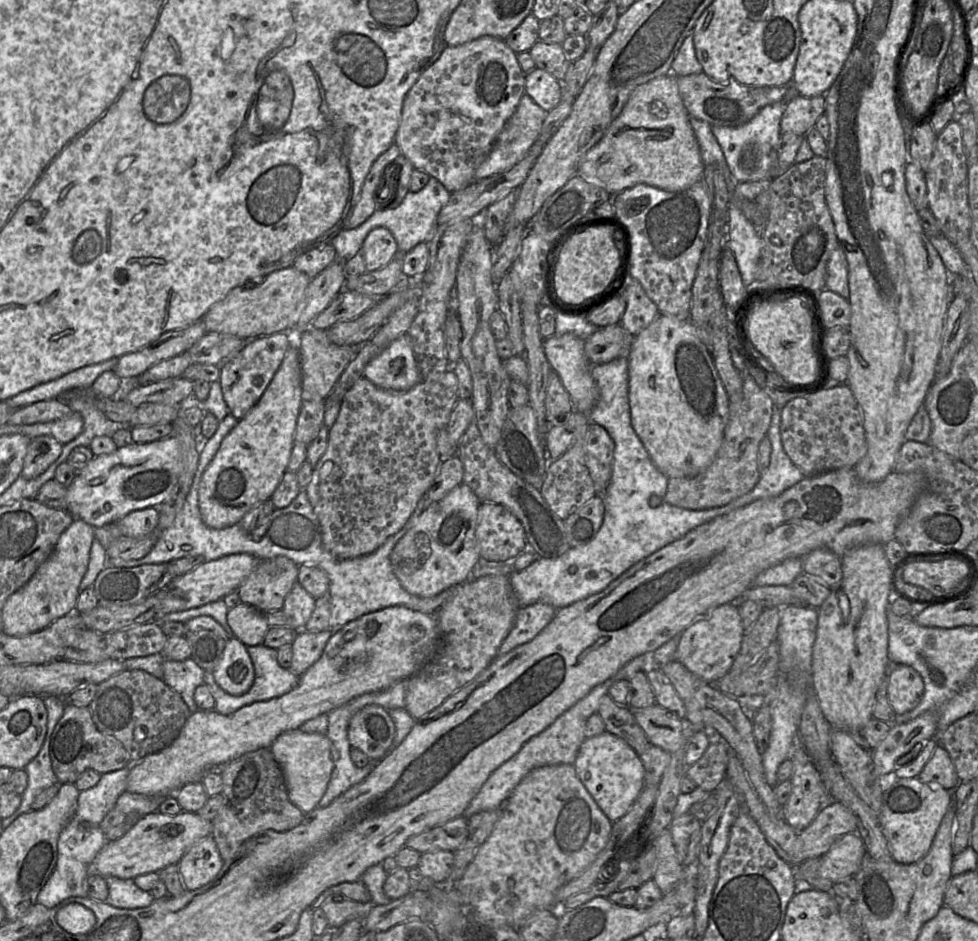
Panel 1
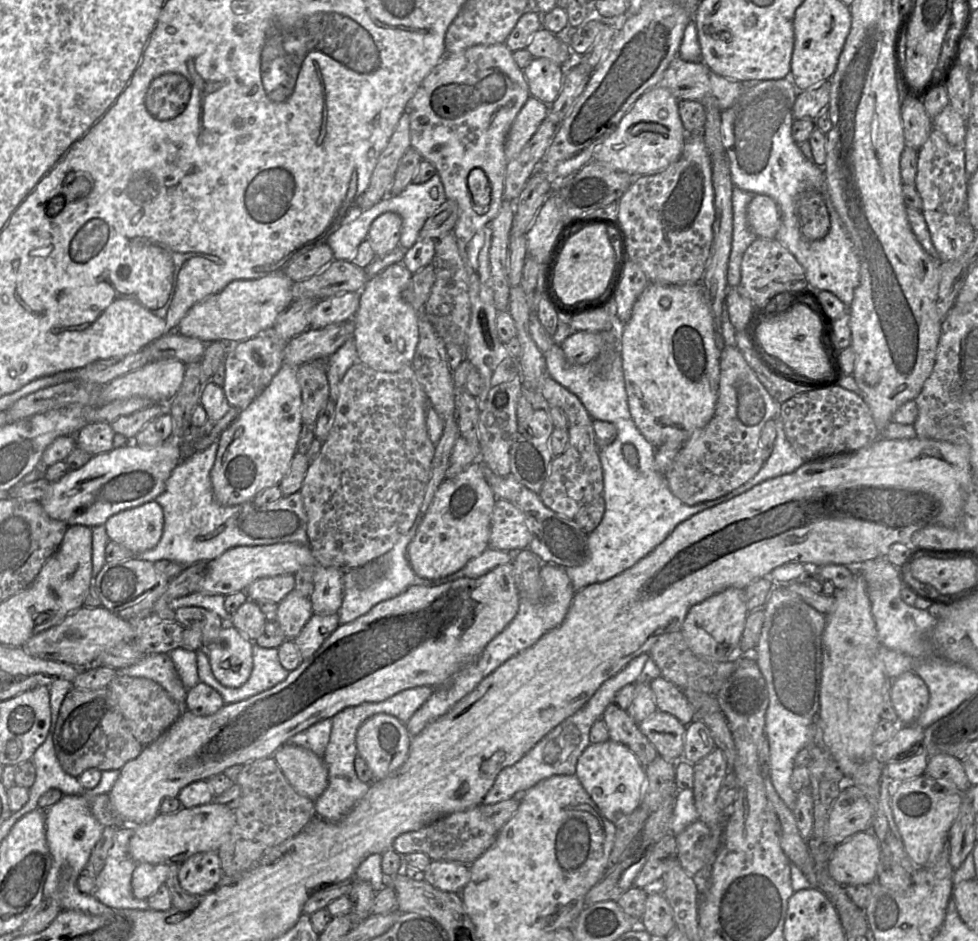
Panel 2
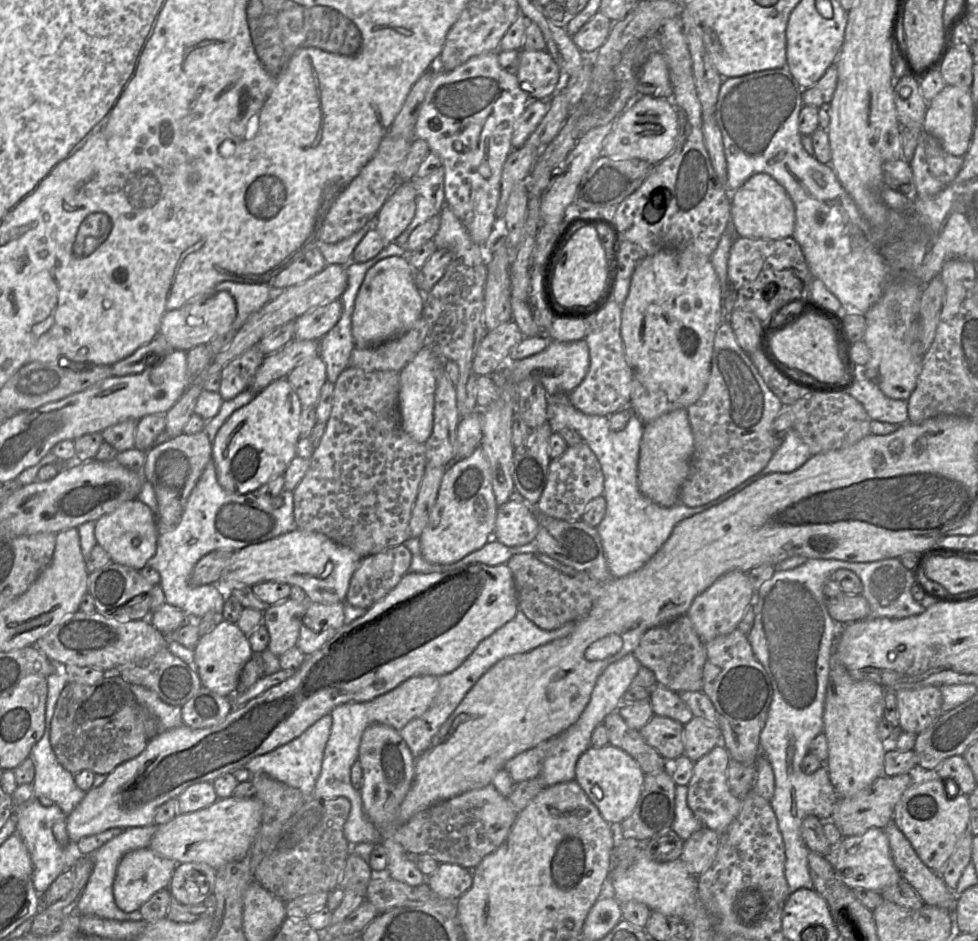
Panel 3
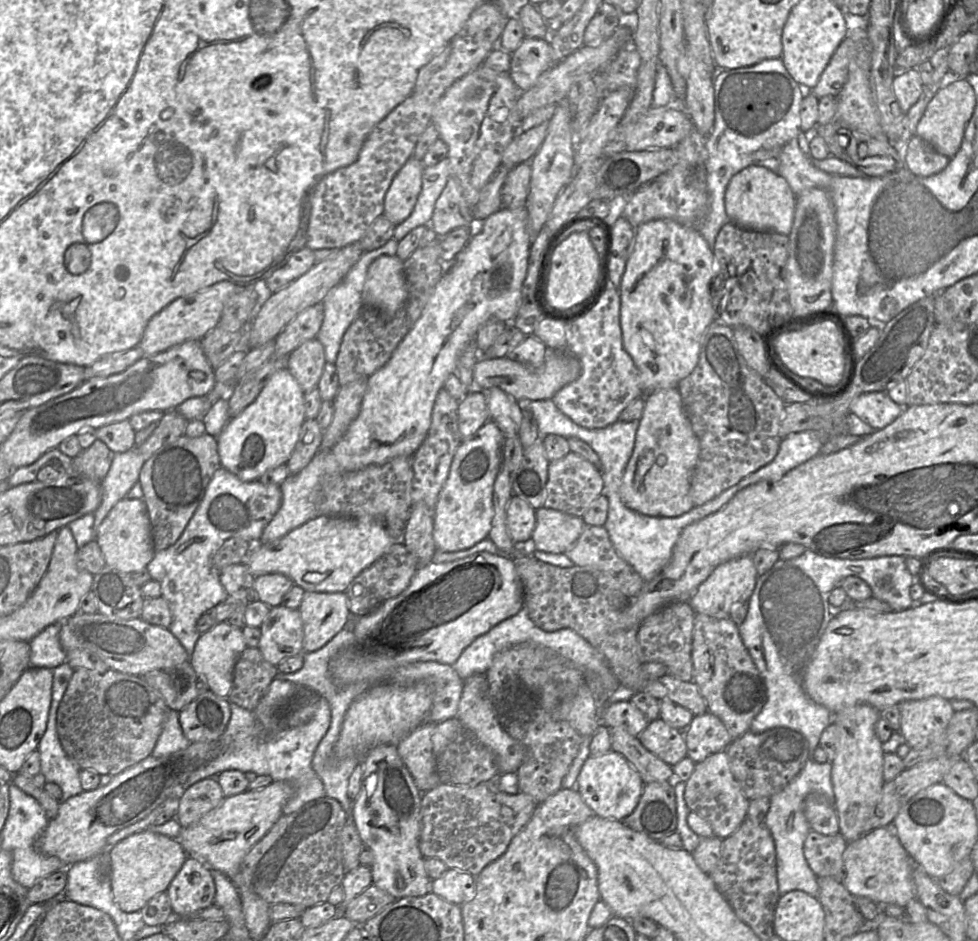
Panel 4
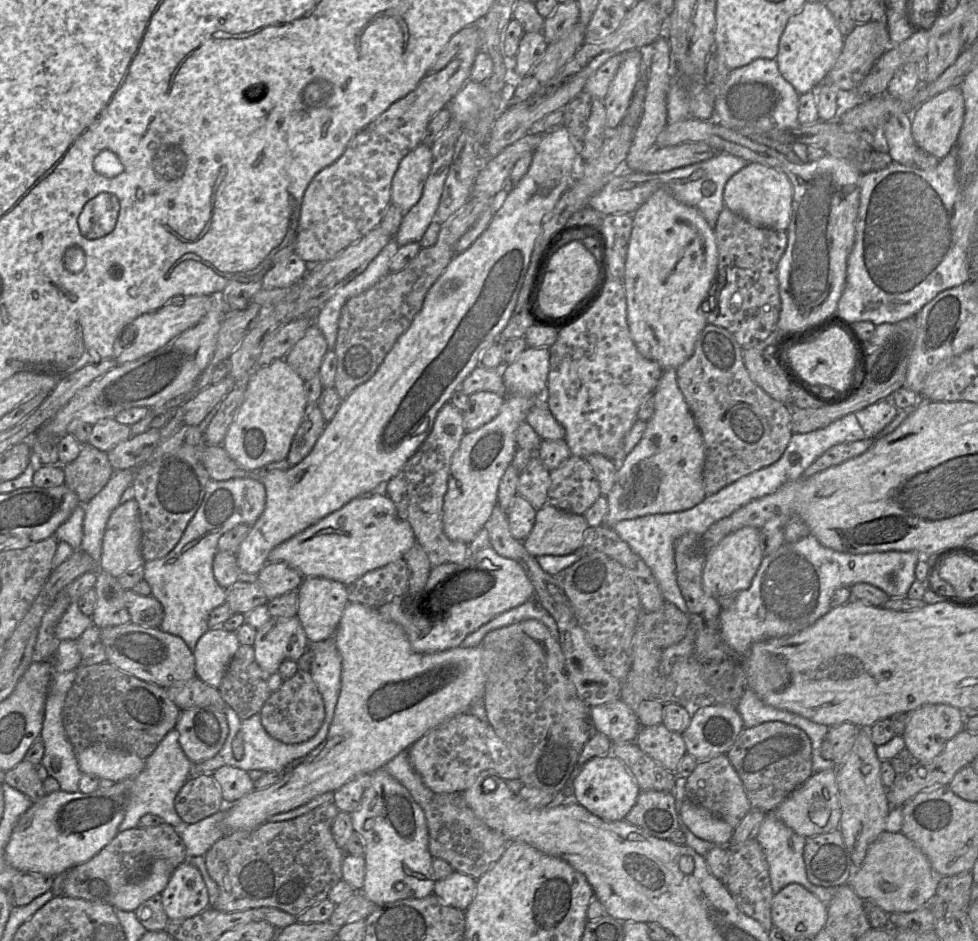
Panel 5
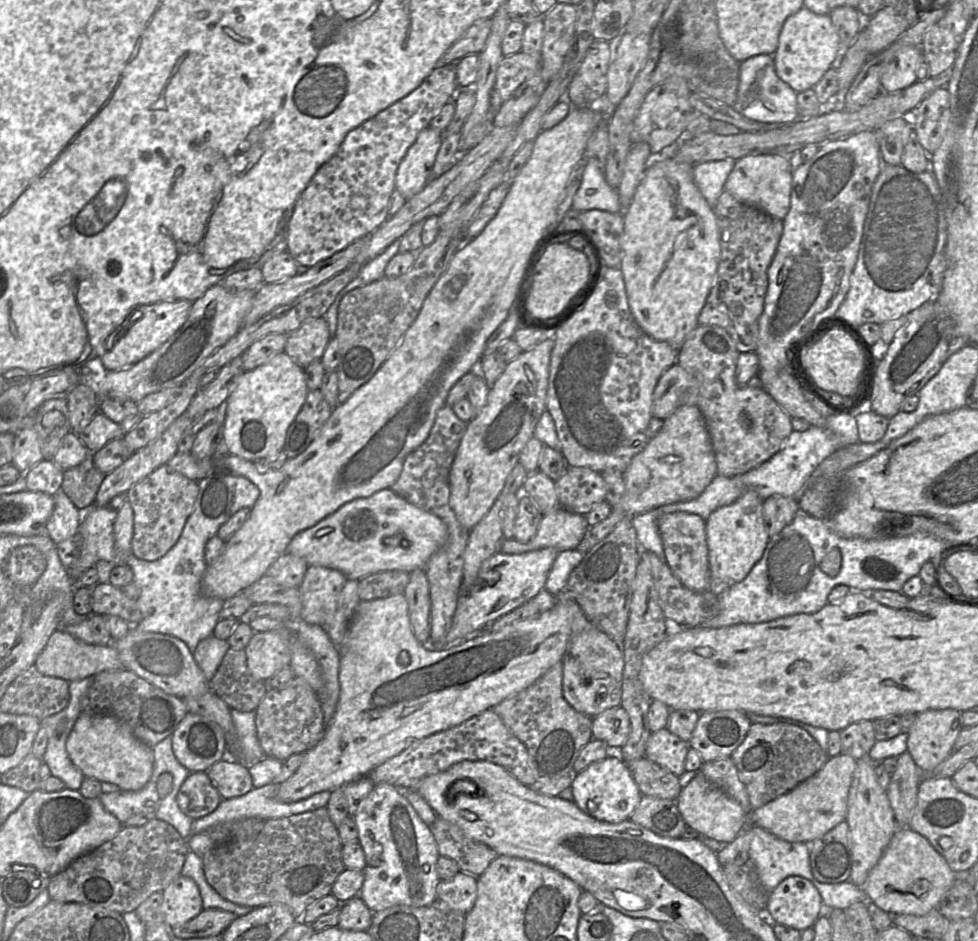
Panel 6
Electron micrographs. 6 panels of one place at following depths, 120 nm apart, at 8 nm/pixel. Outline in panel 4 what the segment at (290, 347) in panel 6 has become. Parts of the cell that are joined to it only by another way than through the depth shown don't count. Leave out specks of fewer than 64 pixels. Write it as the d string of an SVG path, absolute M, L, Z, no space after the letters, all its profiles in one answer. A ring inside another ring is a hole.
M317 338L305 341L286 358L286 367L304 393L318 386L325 363L324 347Z

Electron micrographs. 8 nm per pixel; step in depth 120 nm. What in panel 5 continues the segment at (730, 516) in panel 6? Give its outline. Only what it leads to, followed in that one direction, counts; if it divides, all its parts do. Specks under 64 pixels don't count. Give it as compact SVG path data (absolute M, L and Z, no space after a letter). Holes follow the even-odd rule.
M747 526L727 535L706 553L702 573L705 592L717 599L721 596L735 596L738 592L748 589L762 560L760 529Z

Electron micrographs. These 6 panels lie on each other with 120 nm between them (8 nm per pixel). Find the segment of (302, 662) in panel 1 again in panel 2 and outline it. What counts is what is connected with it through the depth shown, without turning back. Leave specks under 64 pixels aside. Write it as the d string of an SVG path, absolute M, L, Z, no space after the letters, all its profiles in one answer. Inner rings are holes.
M313 613L301 632L293 640L301 653L302 659L312 656L339 625L337 613L331 615Z

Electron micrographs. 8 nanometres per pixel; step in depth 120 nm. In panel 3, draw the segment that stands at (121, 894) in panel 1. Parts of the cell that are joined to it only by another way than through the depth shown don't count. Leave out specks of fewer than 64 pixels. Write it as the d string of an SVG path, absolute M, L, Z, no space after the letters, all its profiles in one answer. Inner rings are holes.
M154 823L147 826L127 828L90 855L93 861L93 869L79 898L75 902L75 911L77 913L95 915L117 921L140 921L143 919L139 910L124 912L118 908L113 896L113 881L123 855L135 849L148 847L156 828L157 825Z

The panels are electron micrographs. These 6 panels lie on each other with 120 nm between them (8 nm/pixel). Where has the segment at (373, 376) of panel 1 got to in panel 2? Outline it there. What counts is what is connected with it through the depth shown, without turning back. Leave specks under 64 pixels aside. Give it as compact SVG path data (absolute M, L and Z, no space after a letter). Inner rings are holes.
M402 263L392 264L377 275L369 277L360 291L359 308L353 317L353 338L359 362L373 370L397 372L412 366L419 341L419 312L404 299L404 291L412 275Z

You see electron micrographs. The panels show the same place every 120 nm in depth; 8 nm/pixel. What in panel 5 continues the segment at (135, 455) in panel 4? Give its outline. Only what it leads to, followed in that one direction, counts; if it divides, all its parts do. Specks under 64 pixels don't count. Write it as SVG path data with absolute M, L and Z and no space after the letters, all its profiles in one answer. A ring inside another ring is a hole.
M136 469L113 471L103 489L84 505L83 538L78 549L86 551L99 566L108 519L120 504L123 492L132 485Z

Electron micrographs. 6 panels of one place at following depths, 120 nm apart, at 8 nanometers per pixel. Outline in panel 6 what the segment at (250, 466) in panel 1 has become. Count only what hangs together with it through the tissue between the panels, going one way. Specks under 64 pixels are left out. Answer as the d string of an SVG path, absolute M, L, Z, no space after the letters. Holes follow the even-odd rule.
M285 351L276 354L267 363L245 371L225 402L223 437L229 453L253 462L284 450L288 427L301 410L308 391L304 369L296 364Z

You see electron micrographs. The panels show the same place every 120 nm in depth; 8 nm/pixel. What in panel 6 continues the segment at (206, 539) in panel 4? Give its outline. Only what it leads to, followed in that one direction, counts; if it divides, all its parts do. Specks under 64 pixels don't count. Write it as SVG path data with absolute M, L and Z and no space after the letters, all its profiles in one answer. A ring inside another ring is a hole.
M216 472L198 481L198 485L193 511L176 544L158 560L142 560L131 553L122 563L131 568L133 582L141 590L137 602L143 618L131 628L176 637L187 645L191 653L200 641L212 635L224 603L218 598L206 598L200 592L201 579L207 568L205 545L237 511L251 509L260 495L253 482L230 472Z

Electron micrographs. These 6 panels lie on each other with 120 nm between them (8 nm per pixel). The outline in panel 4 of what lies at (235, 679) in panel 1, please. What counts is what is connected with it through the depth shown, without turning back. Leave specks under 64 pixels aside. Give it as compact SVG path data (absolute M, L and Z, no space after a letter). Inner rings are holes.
M226 621L220 622L201 634L190 658L190 663L195 672L203 678L209 691L218 697L227 699L232 686L234 666L246 648L242 628L232 626Z

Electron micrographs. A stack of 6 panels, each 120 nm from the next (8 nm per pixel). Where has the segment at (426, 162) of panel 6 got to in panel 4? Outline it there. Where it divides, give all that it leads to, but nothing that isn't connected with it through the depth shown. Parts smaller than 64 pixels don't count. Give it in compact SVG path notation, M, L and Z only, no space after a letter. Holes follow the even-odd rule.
M413 156L395 175L384 201L383 215L394 225L399 225L412 213L422 190L425 166Z

